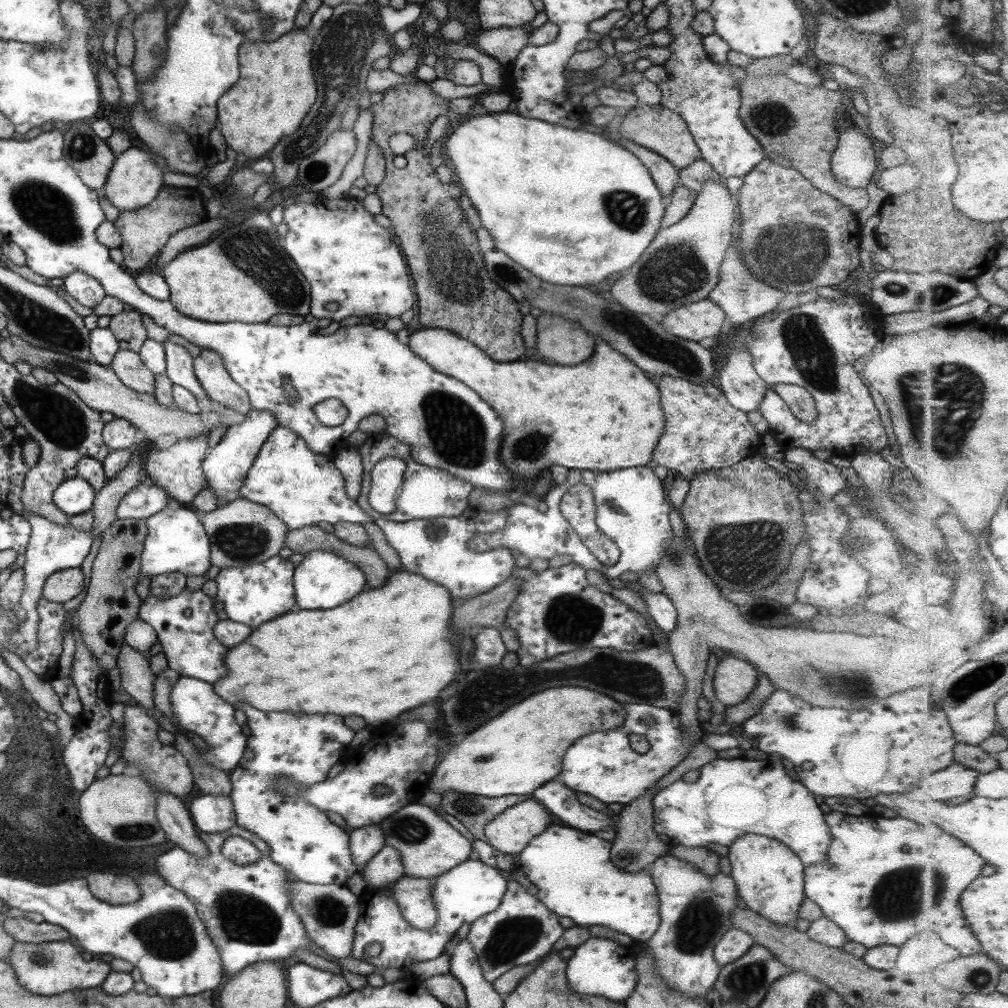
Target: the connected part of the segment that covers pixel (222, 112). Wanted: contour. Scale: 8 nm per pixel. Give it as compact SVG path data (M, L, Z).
M293 28L293 30L289 30L289 32L285 32L283 36L279 36L277 40L271 40L269 42L257 42L257 44L251 44L251 40L247 40L247 38L243 38L243 42L241 42L241 46L237 48L239 50L239 80L221 96L221 100L217 100L217 129L223 135L223 140L228 148L228 150L233 151L236 154L243 154L247 159L248 158L257 158L261 159L262 157L267 155L267 152L270 148L273 148L274 144L277 144L277 140L281 139L283 136L292 134L297 130L297 126L299 126L299 120L303 120L303 116L305 116L305 112L309 110L309 106L313 104L313 100L315 100L315 81L313 78L311 63L311 49L313 46L313 33L309 30L309 28Z

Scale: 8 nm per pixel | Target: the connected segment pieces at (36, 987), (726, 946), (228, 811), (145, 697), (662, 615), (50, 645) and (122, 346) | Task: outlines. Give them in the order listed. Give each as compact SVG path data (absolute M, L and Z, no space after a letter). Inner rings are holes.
M17 942L12 944L9 958L5 961L16 972L17 983L27 992L39 996L55 996L61 992L69 992L73 988L99 987L109 974L109 965L99 960L85 962L81 958L81 950L71 942L38 942L27 944Z
M731 928L715 943L713 957L721 968L743 956L753 945L752 938L746 932Z
M196 793L189 801L189 815L197 832L214 834L236 826L228 796Z
M123 643L117 652L116 666L120 674L120 691L129 694L136 704L153 707L154 674L149 669L146 654Z
M625 577L625 587L629 590L639 592L642 596L647 613L652 618L653 624L664 633L671 632L677 625L675 607L662 592L653 593L643 588L635 578Z
M39 596L36 606L38 612L37 644L29 653L19 653L17 657L38 677L49 681L57 666L62 651L61 625L66 612L63 604L49 602Z
M132 309L110 316L107 327L117 342L118 350L137 353L147 339L141 322L141 314Z

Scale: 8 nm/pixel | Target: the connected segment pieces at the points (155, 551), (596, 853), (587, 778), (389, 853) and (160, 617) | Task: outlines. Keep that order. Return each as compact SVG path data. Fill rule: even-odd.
M171 504L145 519L145 527L147 534L140 554L139 579L167 572L179 572L185 577L205 575L210 566L209 539L198 513Z
M549 826L541 835L534 836L534 838L514 857L515 874L520 878L528 881L535 889L534 894L537 900L541 901L541 904L545 905L549 911L555 913L557 916L565 916L565 918L571 918L575 924L579 926L593 926L593 924L599 924L599 926L605 926L605 928L611 928L611 930L617 930L631 936L635 943L645 943L656 932L656 928L659 924L659 911L658 911L658 898L655 886L653 885L650 874L647 870L637 873L622 872L613 866L609 857L610 844L601 838L597 838L594 834L583 833L576 829L571 829L566 826Z
M624 703L623 708L625 721L619 727L581 736L567 748L557 776L557 780L572 791L593 796L606 805L617 802L624 806L643 795L669 769L683 761L691 747L699 741L685 742L681 738L681 722L673 710L637 703ZM629 734L646 736L646 753L639 754L631 749Z
M384 846L365 864L362 871L365 885L381 890L401 879L404 875L403 864L397 850Z
M184 586L177 595L167 599L159 599L148 592L137 610L137 619L146 622L155 631L167 668L177 672L179 676L195 678L209 684L225 676L223 656L227 652L227 648L213 637L213 624L217 624L218 619L212 605L211 597L201 590L190 591Z

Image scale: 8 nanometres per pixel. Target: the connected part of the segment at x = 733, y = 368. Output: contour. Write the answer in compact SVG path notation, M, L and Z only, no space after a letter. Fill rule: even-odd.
M744 344L733 350L715 381L726 402L743 413L758 410L765 395L765 383L754 372Z

